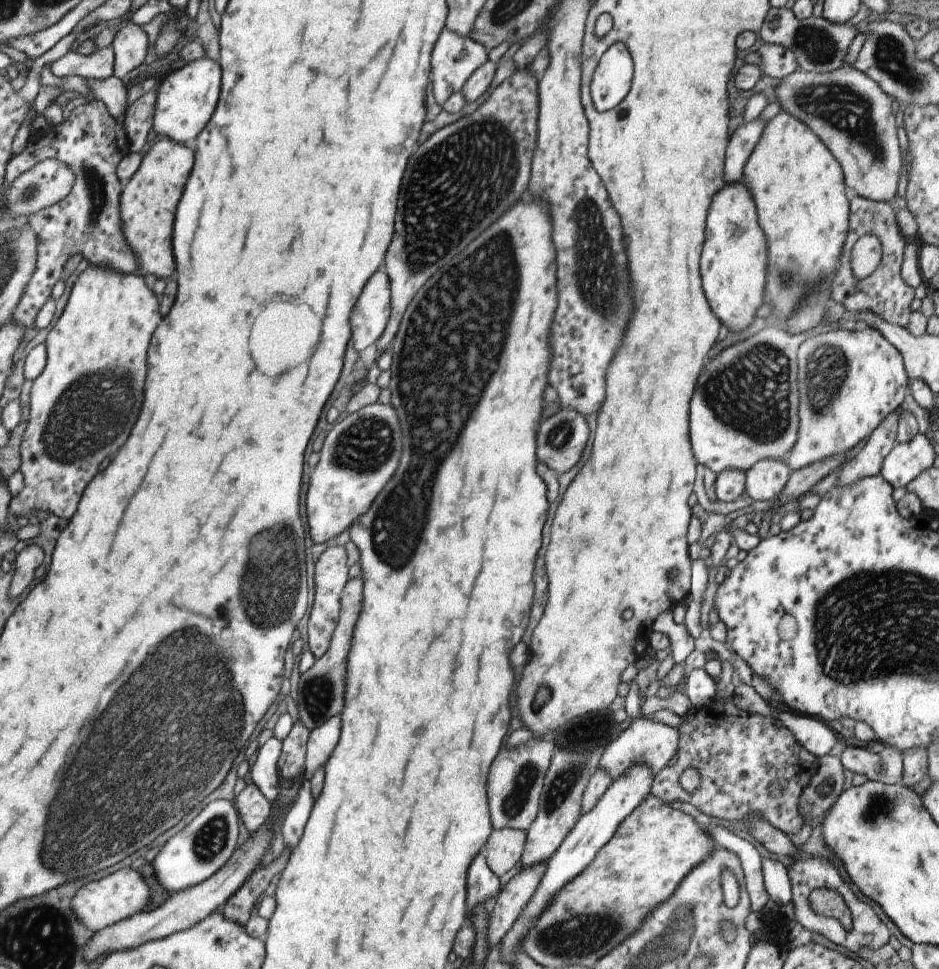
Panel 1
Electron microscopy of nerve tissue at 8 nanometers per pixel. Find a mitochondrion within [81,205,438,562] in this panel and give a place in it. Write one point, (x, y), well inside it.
(366, 445)

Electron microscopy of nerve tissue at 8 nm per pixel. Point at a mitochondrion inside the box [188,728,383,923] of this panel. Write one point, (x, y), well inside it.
(210, 840)

